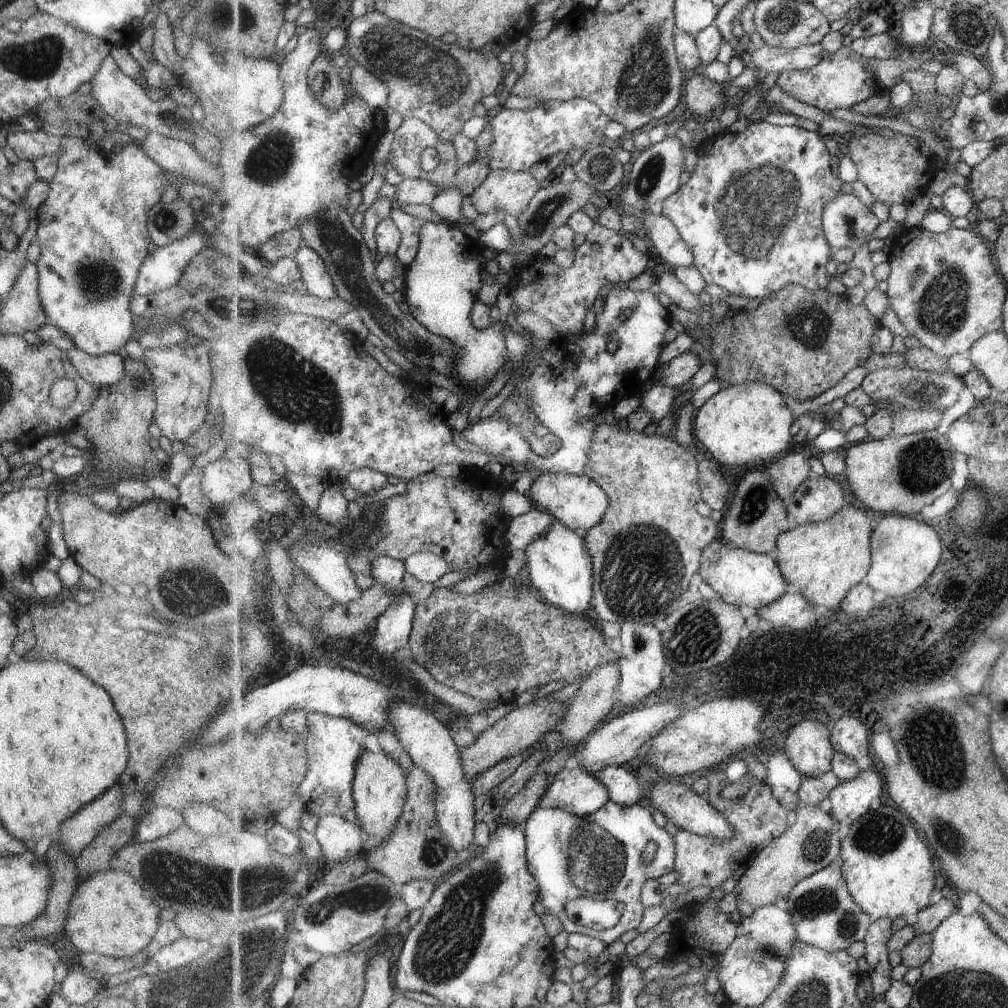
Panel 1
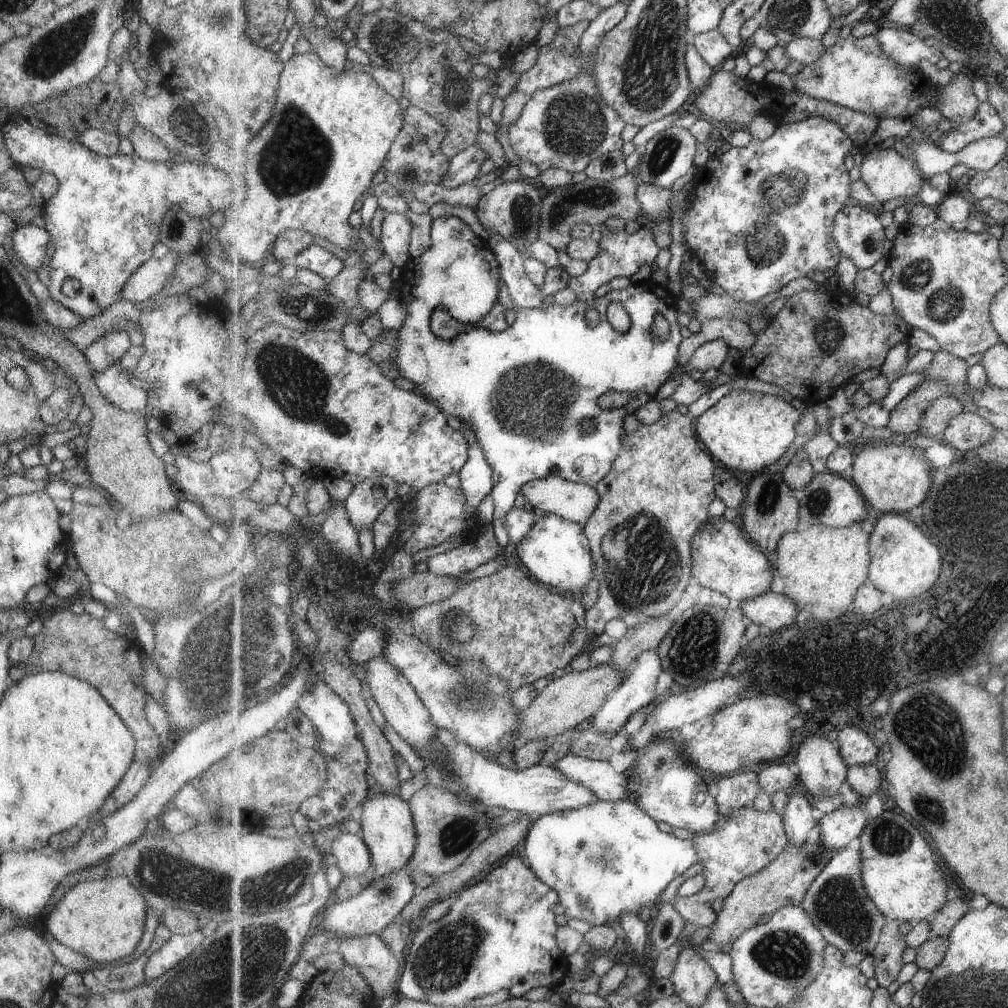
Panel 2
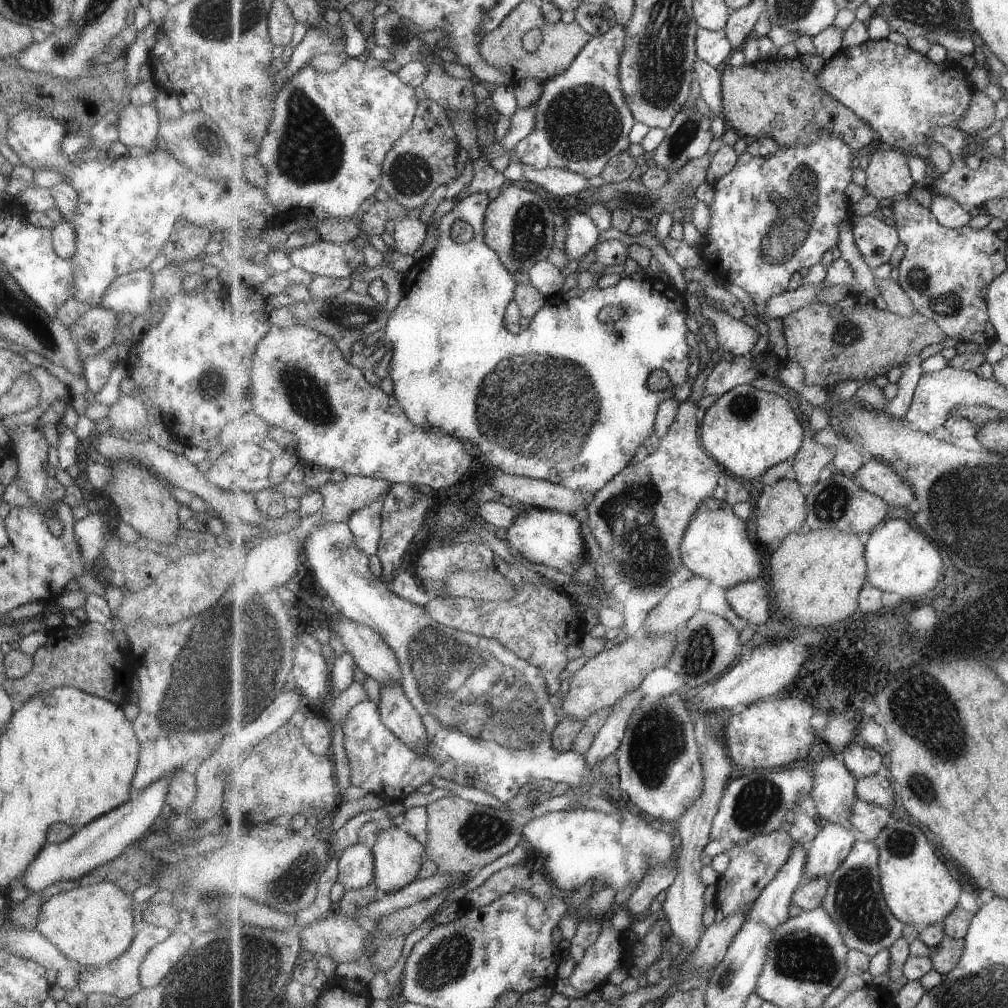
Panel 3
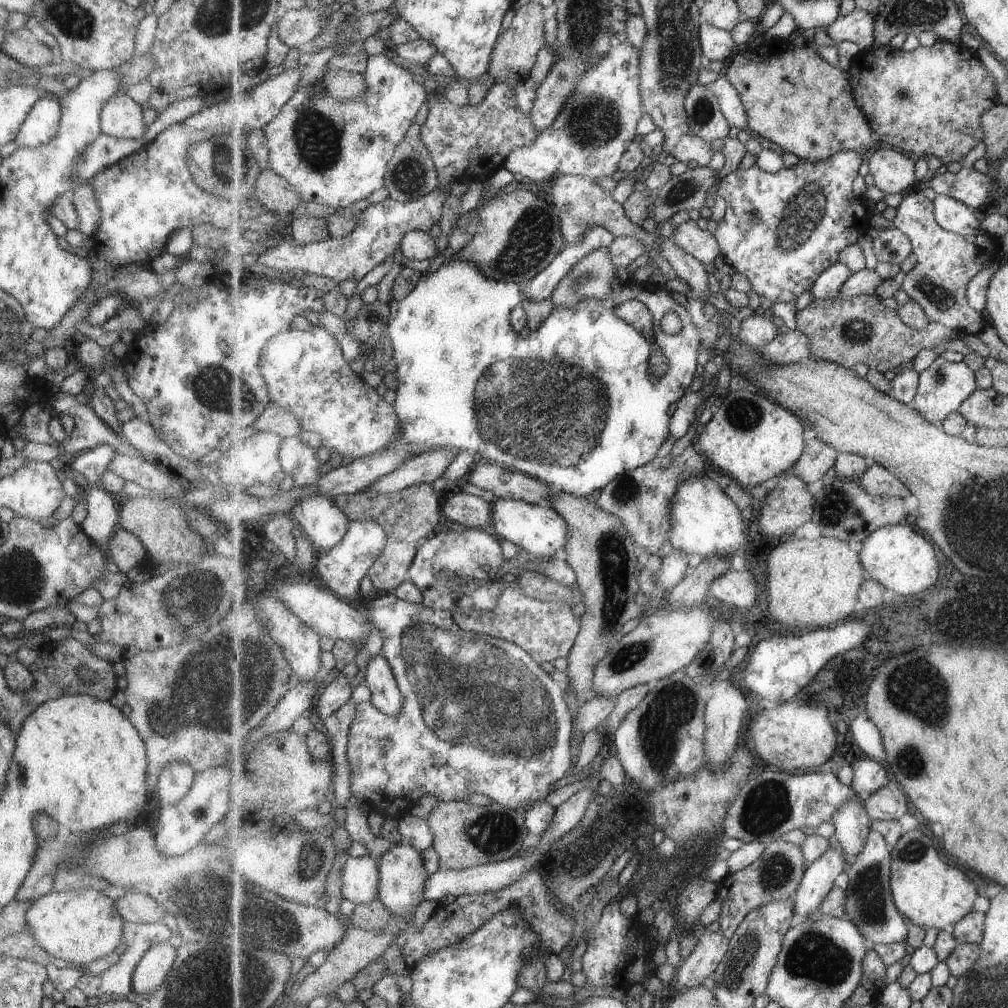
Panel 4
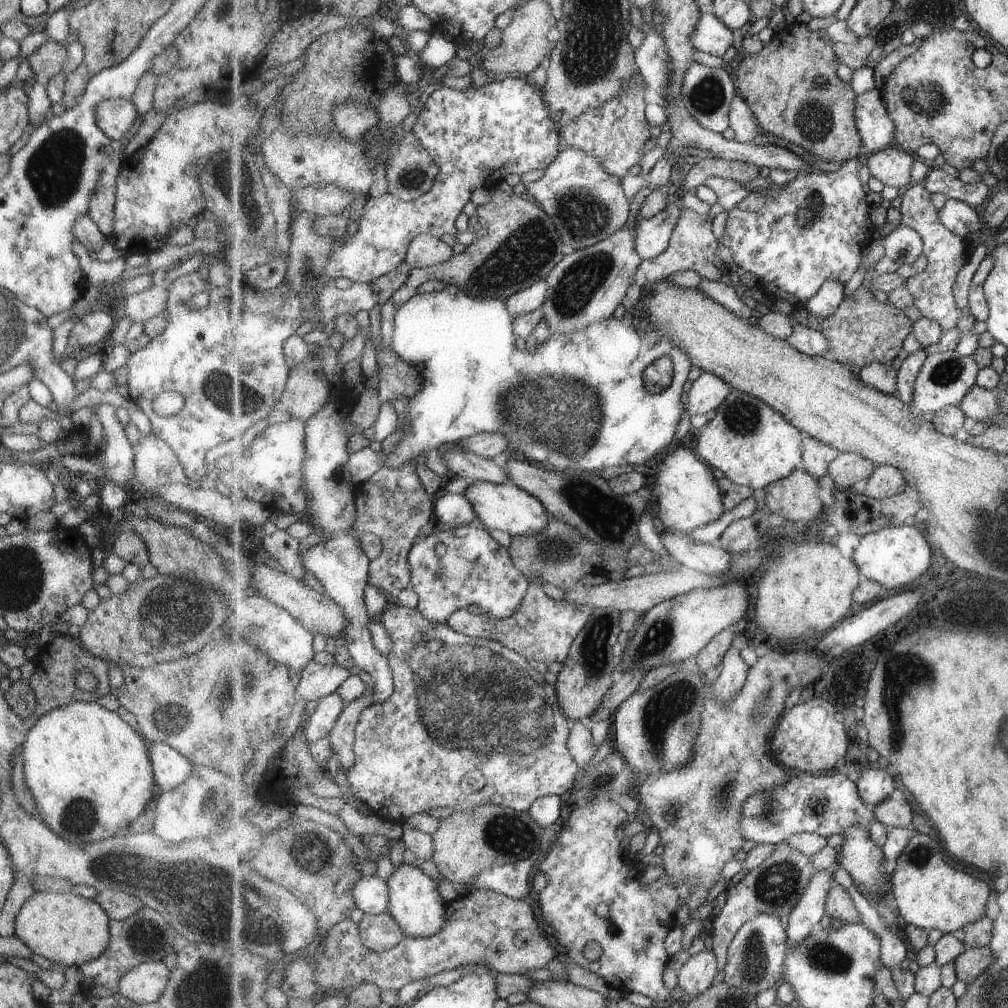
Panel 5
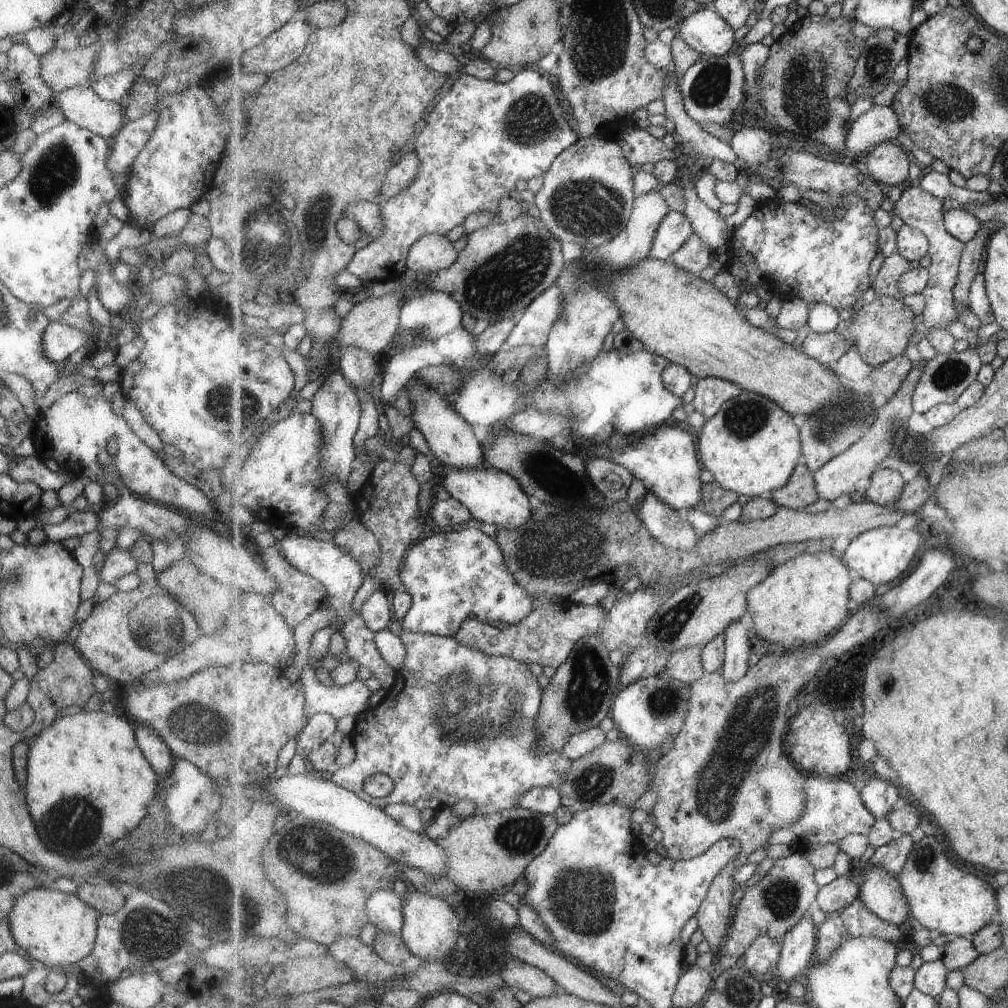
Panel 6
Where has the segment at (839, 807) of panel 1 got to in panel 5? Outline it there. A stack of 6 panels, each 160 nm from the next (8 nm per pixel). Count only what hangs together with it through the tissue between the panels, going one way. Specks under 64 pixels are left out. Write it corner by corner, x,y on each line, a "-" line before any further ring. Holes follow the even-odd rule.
833,869
816,872
807,889
803,890
797,906
791,912
790,919
787,921
787,937
793,948
803,944
807,936
818,929
821,918
827,915
827,898
833,886
836,885
832,880
832,874

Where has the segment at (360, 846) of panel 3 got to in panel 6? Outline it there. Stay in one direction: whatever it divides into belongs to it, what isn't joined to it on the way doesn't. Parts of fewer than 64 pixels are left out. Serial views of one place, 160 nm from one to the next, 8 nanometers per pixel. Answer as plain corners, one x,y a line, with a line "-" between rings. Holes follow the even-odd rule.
378,890
367,901
368,917
377,930
402,936
404,900
392,890

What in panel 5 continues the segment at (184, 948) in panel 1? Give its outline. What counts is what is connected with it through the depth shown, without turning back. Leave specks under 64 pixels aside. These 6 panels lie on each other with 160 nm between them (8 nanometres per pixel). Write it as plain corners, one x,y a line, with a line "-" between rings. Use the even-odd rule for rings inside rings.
143,961
121,976
116,992
137,1004
152,1003
161,996
168,976
169,970
162,961

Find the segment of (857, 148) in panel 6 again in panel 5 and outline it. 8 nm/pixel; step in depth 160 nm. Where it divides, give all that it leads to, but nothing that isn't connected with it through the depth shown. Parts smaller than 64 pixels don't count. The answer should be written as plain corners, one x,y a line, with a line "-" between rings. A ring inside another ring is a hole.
871,90
857,95
857,129
864,138
864,151
878,152
895,143
895,124
889,116
883,94

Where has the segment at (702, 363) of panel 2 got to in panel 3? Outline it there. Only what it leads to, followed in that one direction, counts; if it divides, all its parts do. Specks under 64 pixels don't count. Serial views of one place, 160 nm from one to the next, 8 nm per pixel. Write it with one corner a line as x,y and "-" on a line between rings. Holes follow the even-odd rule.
703,306
703,317
709,320
717,332
717,341
723,350
732,353
735,358
754,352
761,336
747,322
732,317
727,311

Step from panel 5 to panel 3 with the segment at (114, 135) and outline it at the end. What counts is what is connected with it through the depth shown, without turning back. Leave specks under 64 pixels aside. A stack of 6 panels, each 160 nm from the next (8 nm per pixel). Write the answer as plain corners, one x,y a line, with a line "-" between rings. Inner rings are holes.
127,102
116,116
118,141
127,148
137,146
147,152
161,147
157,138
157,126
158,117
153,102
139,106

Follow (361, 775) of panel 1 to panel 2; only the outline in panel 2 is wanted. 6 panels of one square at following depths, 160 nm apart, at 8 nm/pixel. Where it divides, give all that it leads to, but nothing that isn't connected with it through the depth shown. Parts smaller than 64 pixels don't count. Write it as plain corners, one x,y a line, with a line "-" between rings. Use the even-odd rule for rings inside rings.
392,795
368,798
360,822
362,837
369,847
377,880
407,868
418,847
416,821
409,802

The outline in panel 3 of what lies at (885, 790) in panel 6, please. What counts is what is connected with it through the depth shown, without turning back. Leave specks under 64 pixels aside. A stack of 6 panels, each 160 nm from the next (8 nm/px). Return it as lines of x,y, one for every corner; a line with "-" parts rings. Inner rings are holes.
858,739
843,752
845,766
858,778
870,777
883,771
883,754

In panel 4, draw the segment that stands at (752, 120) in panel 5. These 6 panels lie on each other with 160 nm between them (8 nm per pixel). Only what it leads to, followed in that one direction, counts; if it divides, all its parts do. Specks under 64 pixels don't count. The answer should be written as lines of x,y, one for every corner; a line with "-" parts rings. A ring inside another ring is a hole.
727,76
719,77
711,86
717,93
721,110
730,122
730,126
737,127
739,130
749,130
748,112
745,103
741,94
730,83

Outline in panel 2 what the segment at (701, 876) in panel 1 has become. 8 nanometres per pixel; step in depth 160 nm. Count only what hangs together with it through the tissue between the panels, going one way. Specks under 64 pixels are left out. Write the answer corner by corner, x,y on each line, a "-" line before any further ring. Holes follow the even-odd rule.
747,804
747,808
729,816
719,832
696,833
691,835
691,840
700,856
703,874
707,877
707,900
722,900
731,896
732,890
741,880
750,875
757,874
767,868
785,849
790,842
786,833
783,815
780,816
773,808
767,812
755,810

